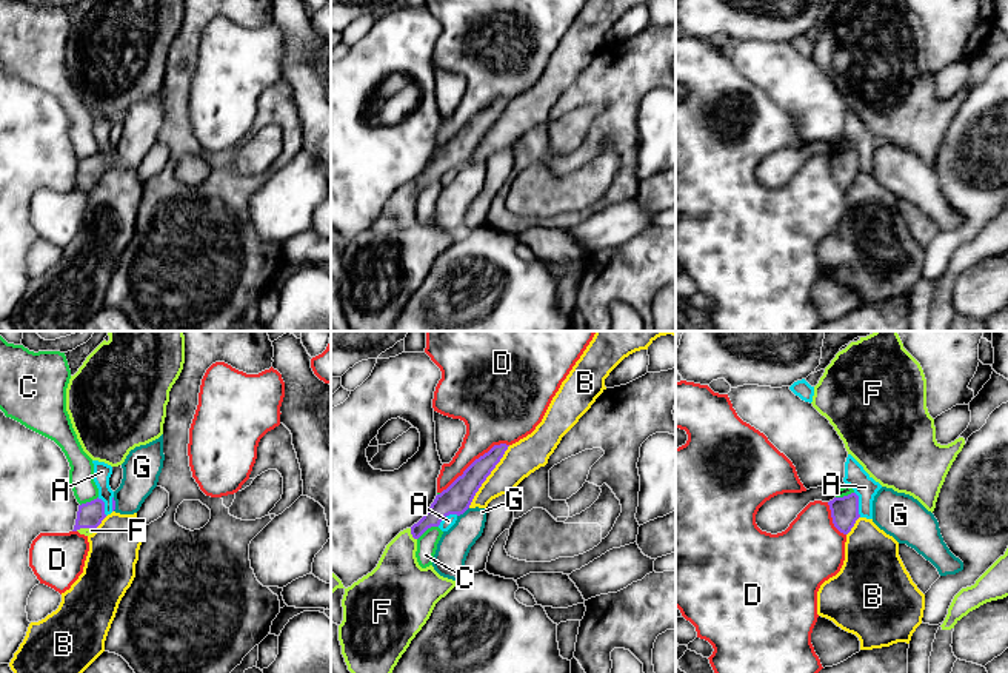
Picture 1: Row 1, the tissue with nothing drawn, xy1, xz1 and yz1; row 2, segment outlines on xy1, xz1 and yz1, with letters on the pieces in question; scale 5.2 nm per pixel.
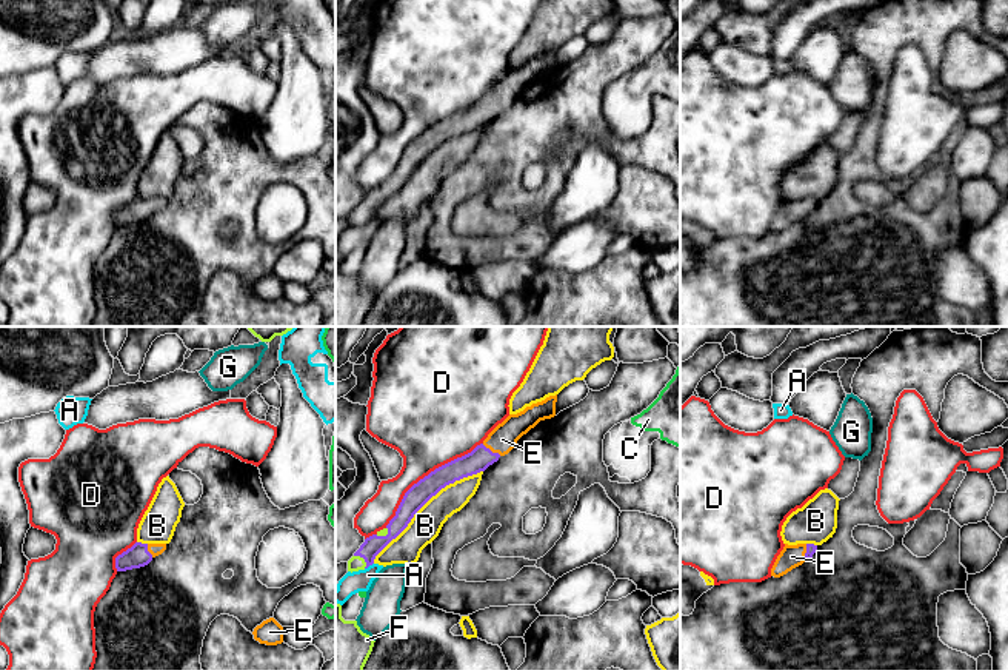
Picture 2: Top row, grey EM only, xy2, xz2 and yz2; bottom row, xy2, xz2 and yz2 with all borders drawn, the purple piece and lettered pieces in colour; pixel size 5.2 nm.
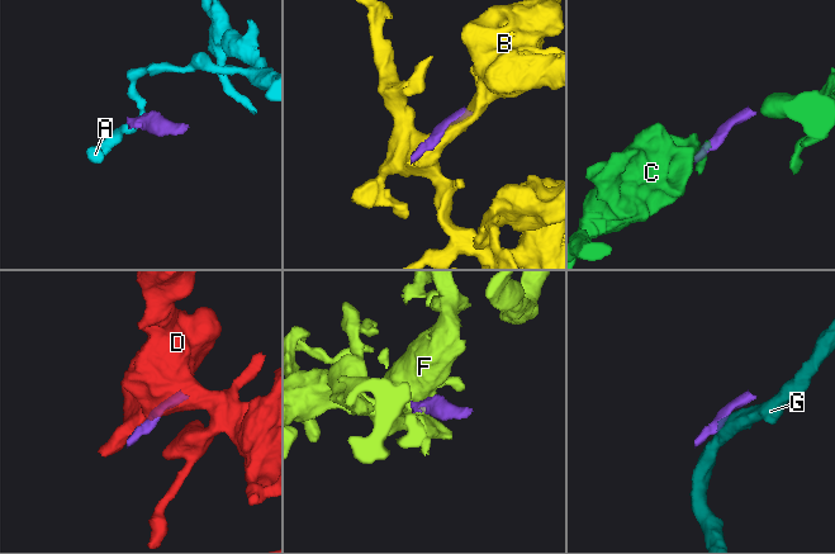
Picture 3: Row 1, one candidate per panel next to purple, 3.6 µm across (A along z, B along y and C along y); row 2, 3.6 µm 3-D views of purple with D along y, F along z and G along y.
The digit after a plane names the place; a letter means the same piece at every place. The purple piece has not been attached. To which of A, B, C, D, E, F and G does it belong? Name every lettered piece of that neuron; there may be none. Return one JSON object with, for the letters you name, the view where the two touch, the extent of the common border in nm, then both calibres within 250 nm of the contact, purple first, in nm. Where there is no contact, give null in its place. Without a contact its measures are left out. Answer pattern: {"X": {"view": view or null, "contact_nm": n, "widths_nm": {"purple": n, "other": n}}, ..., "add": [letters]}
{"E": {"view": "xz2", "contact_nm": 120, "widths_nm": {"purple": 120, "other": 140}}, "F": {"view": "xz2", "contact_nm": 90, "widths_nm": {"purple": 100, "other": 80}}, "add": ["E", "F"]}

